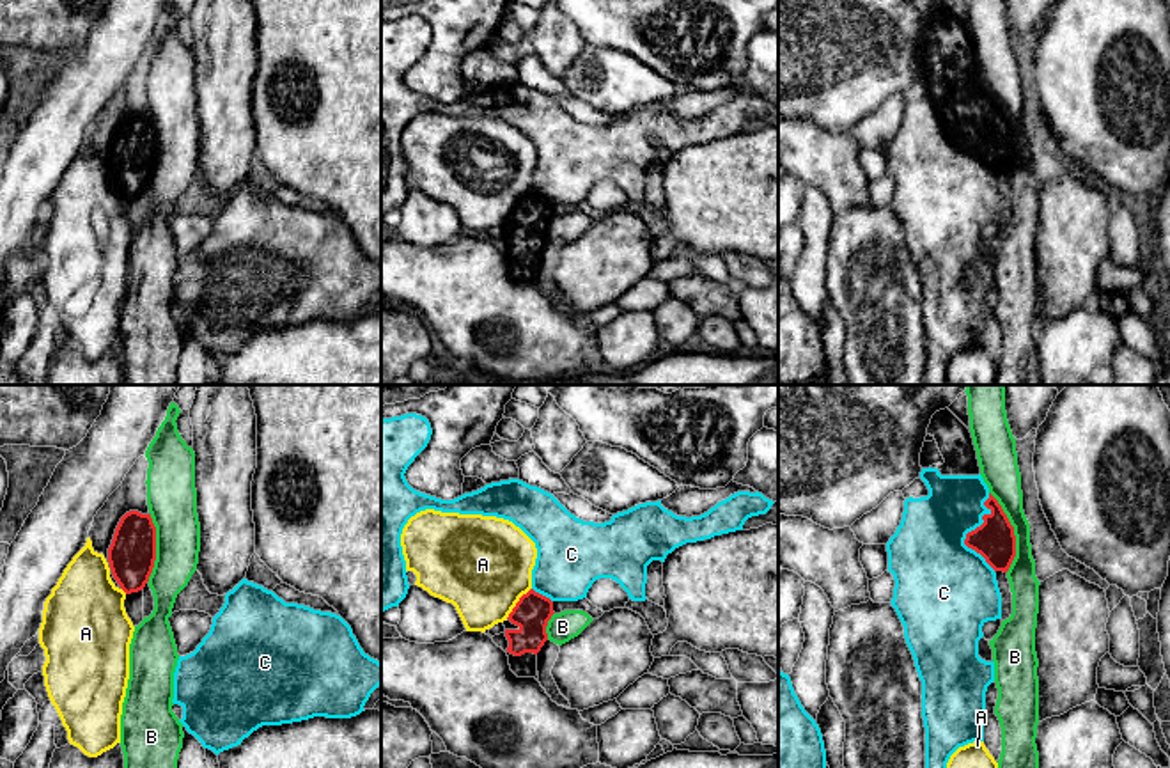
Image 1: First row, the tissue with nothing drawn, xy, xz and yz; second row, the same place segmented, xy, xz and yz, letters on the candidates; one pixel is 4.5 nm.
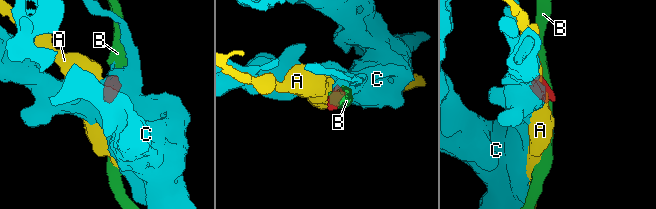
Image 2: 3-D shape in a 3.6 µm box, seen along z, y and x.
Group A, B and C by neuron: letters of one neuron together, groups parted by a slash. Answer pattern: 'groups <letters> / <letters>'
groups A / B / C

